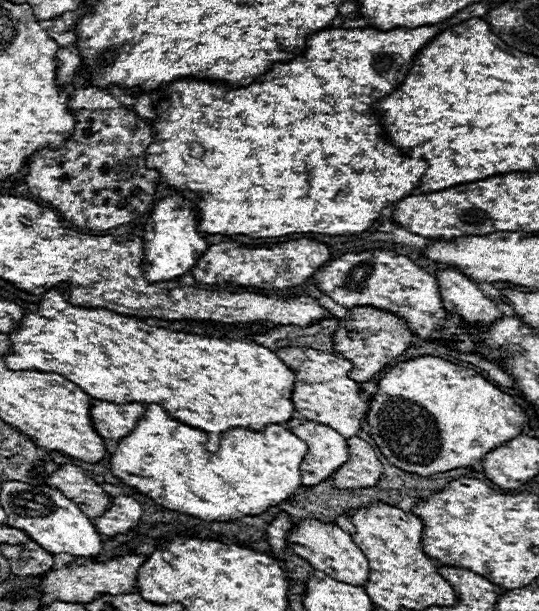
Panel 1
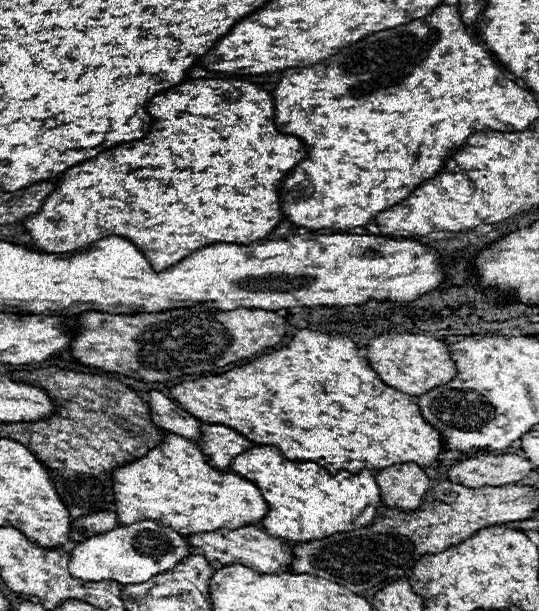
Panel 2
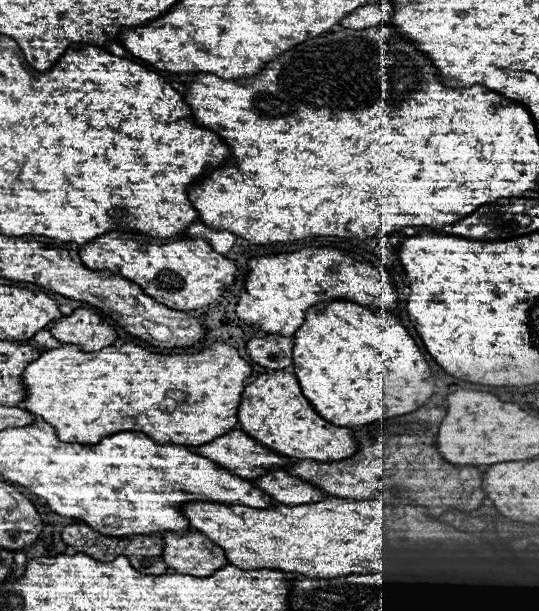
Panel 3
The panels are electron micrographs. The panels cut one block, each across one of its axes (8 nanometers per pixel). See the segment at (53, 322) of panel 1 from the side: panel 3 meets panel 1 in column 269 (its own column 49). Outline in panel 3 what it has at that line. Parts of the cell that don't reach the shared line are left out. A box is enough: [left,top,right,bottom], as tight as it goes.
[22,344,250,446]

